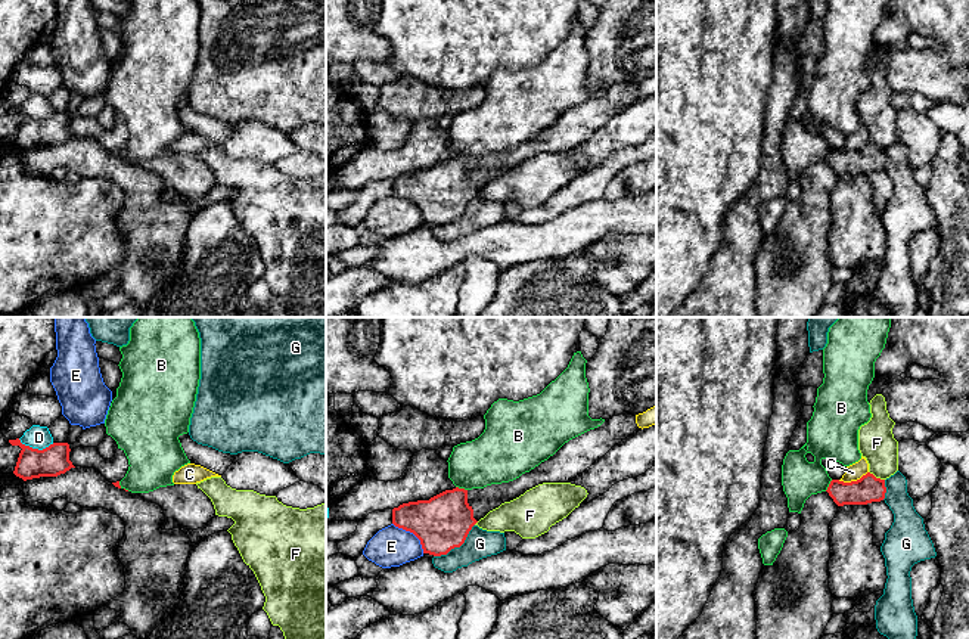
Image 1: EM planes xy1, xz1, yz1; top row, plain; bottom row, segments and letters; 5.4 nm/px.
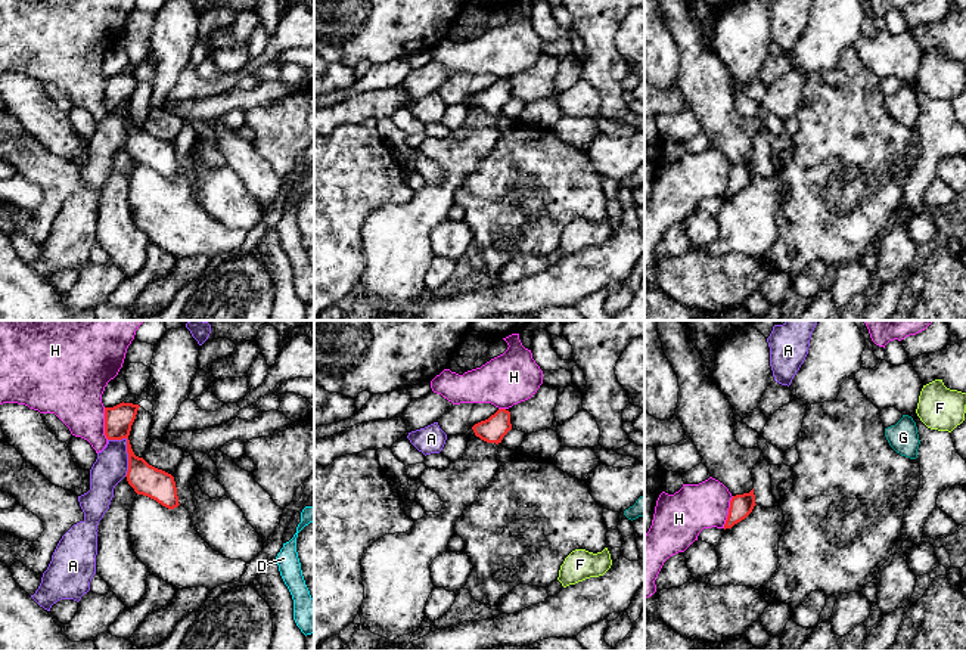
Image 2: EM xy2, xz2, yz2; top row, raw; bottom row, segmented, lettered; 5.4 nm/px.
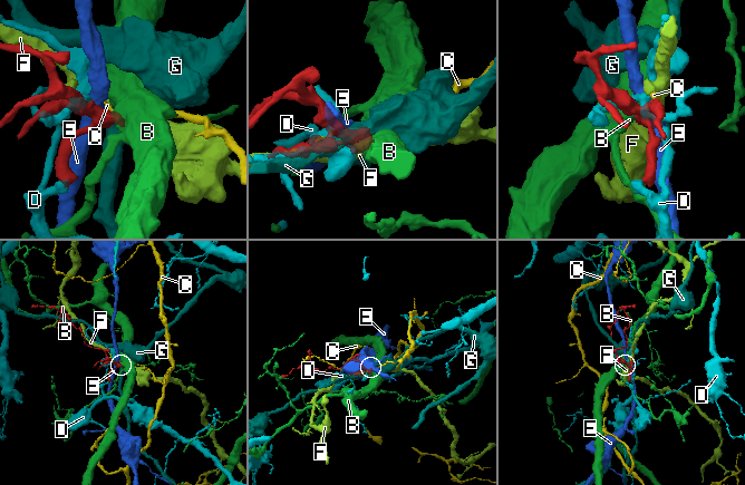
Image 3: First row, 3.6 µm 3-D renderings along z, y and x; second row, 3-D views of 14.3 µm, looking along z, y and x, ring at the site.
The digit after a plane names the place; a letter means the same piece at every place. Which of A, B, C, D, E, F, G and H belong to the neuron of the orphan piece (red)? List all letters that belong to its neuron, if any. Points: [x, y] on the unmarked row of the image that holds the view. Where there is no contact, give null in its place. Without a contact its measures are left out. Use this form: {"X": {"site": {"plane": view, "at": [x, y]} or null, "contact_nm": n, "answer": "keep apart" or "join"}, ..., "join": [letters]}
{"A": {"site": {"plane": "xy2", "at": [127, 118]}, "contact_nm": 220, "answer": "keep apart"}, "B": {"site": {"plane": "xz1", "at": [462, 158]}, "contact_nm": 70, "answer": "keep apart"}, "C": {"site": {"plane": "yz1", "at": [853, 151]}, "contact_nm": 180, "answer": "keep apart"}, "D": {"site": {"plane": "xy1", "at": [36, 118]}, "contact_nm": 200, "answer": "keep apart"}, "E": {"site": {"plane": "xz1", "at": [412, 201]}, "contact_nm": 240, "answer": "keep apart"}, "F": {"site": {"plane": "yz1", "at": [875, 146]}, "contact_nm": 100, "answer": "keep apart"}, "G": {"site": {"plane": "xz1", "at": [457, 216]}, "contact_nm": 280, "answer": "keep apart"}, "H": {"site": {"plane": "xy2", "at": [105, 93]}, "contact_nm": 180, "answer": "keep apart"}, "join": []}

